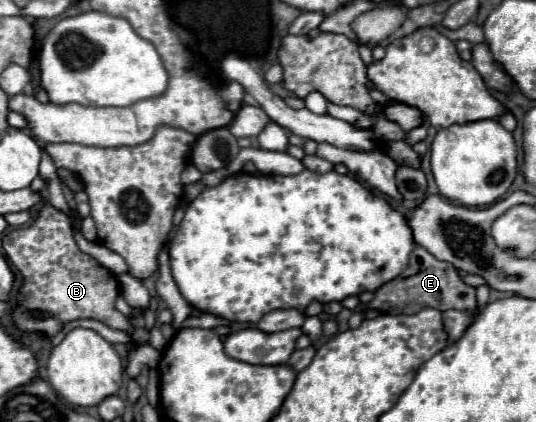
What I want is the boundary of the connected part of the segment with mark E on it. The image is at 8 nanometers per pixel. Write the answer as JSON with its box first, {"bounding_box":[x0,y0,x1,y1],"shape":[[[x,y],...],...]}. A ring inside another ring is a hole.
{"bounding_box":[367,251,477,315],"shape":[[[413,251],[409,267],[401,273],[401,277],[379,287],[379,291],[375,291],[375,299],[367,307],[379,309],[381,313],[391,313],[391,315],[399,315],[399,313],[411,315],[423,307],[435,307],[439,311],[477,309],[477,303],[475,303],[475,289],[467,287],[461,281],[457,269],[451,263],[437,261],[429,251],[423,251],[423,253]]]}

